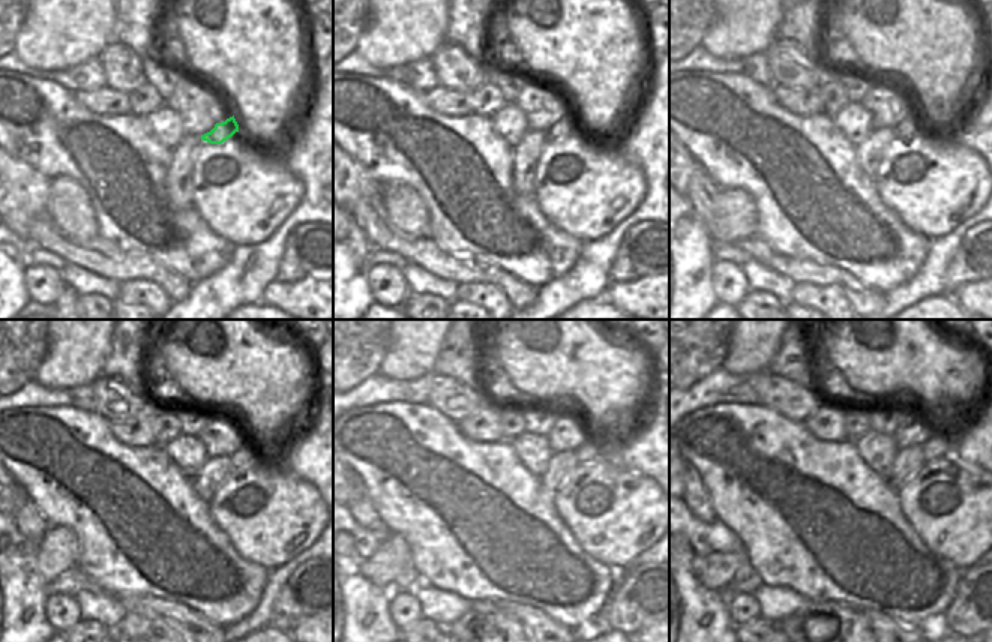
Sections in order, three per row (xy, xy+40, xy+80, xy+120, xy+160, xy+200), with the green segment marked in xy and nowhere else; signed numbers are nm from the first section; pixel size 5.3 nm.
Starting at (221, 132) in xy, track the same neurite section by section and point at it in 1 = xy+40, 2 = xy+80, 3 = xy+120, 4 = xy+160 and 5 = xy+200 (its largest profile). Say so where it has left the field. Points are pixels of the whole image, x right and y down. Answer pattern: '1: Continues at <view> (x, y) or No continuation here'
1: Continues at xy+40 (572, 126)
2: Continues at xy+80 (914, 122)
3: Continues at xy+120 (252, 452)
4: Continues at xy+160 (602, 444)
5: Continues at xy+200 (953, 431)

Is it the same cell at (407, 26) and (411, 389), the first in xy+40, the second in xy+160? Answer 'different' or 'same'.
different

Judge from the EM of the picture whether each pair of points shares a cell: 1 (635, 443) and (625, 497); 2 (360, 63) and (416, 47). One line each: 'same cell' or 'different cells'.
1: different cells
2: different cells

